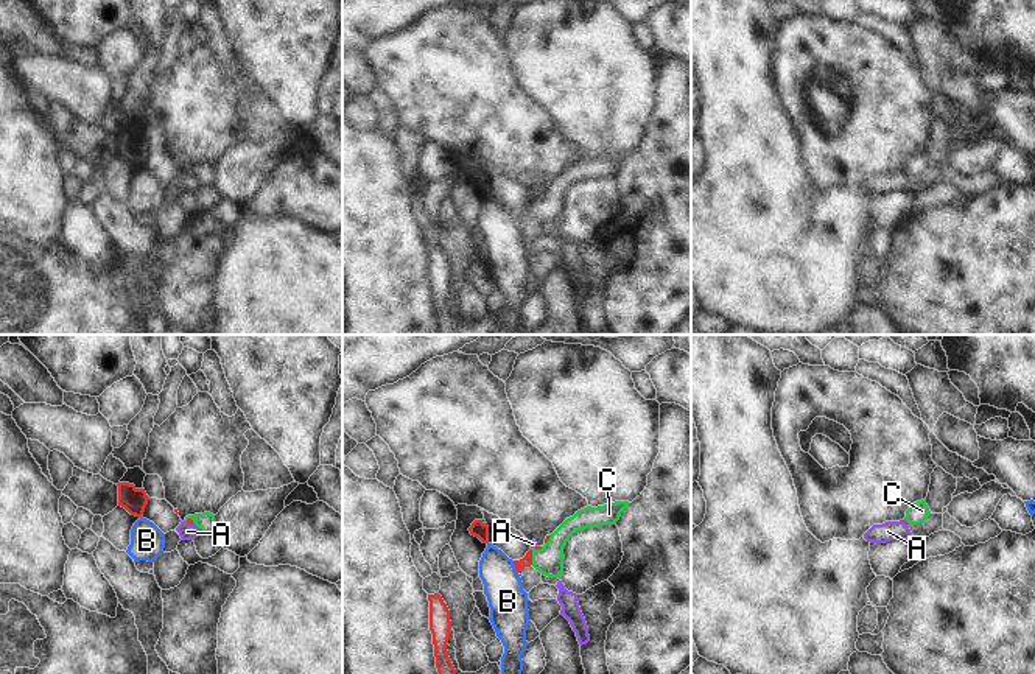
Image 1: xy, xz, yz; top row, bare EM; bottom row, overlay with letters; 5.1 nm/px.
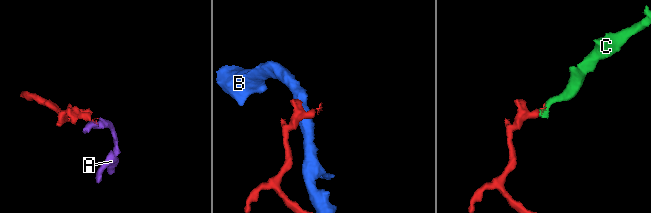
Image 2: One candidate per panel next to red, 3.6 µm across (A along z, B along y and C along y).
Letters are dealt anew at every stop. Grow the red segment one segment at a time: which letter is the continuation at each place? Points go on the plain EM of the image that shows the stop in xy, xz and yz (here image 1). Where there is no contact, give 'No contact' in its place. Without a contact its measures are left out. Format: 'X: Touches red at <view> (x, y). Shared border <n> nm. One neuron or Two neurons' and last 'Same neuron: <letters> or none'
A: Touches red at xy (193, 175). Shared border 100 nm. Two neurons
B: Touches red at xz (515, 218). Shared border 80 nm. Two neurons
C: Touches red at xz (531, 204). Shared border 110 nm. One neuron
Same neuron: C

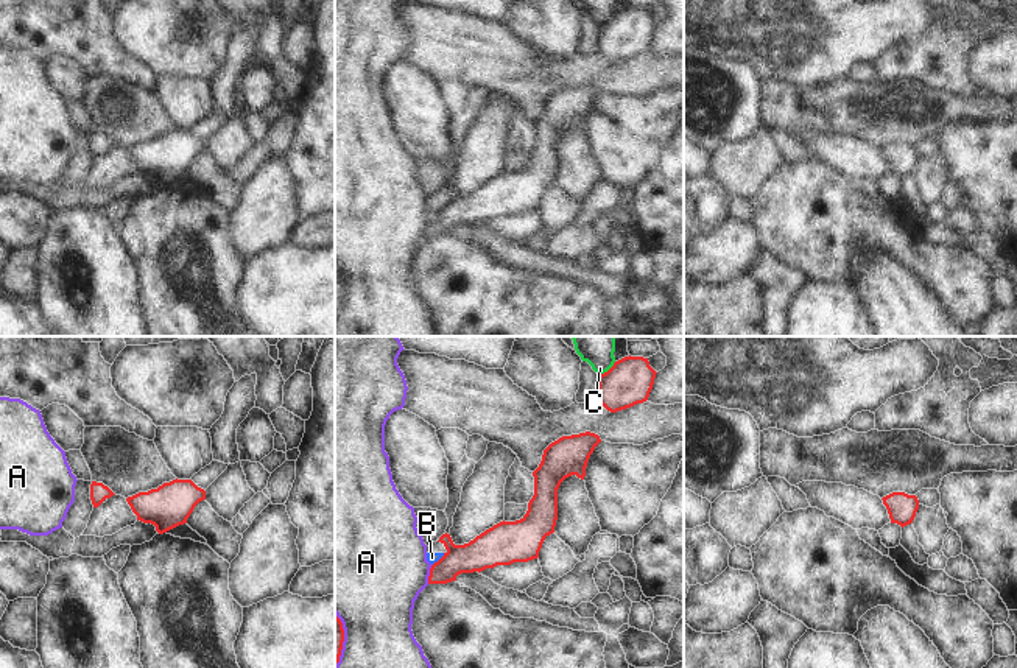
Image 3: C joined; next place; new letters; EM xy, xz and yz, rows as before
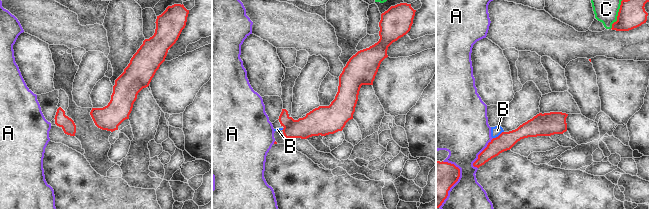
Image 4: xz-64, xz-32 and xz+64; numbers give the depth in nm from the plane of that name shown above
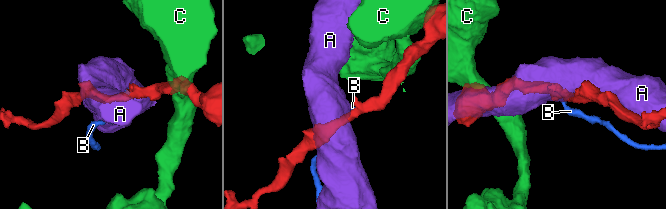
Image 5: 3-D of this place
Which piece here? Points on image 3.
A: Touches red at xz (430, 226). Shared border 100 nm. Two neurons
B: Touches red at xz (439, 210). Shared border 100 nm. One neuron
C: Touches red at xz (608, 22). Shared border 120 nm. Two neurons
Same neuron: B

